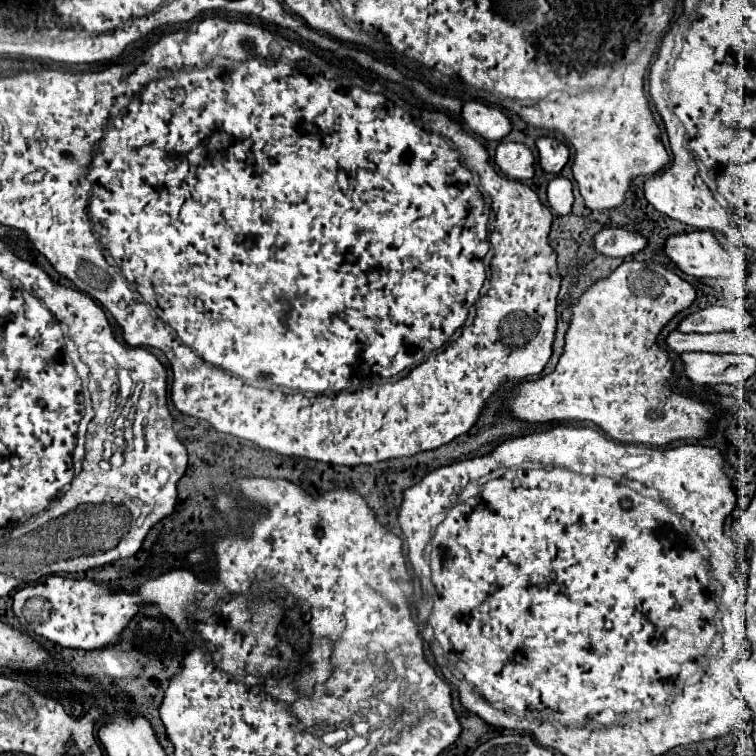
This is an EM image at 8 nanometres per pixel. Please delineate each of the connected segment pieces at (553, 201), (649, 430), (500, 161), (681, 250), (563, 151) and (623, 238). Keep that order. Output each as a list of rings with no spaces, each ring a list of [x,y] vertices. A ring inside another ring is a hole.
[[[556,176],[550,184],[548,184],[548,204],[554,212],[558,214],[570,214],[572,208],[572,184],[570,180]]]
[[[622,262],[610,276],[592,284],[572,308],[570,330],[566,332],[564,354],[552,374],[538,378],[534,382],[524,382],[514,390],[514,396],[506,396],[510,414],[528,422],[548,422],[548,420],[588,420],[600,426],[605,434],[624,444],[646,444],[661,447],[672,440],[682,438],[702,438],[708,434],[708,422],[716,418],[718,410],[698,402],[688,395],[674,392],[672,364],[668,354],[656,346],[656,336],[662,326],[682,308],[688,306],[684,290],[692,286],[666,270],[664,266],[648,266],[644,262]]]
[[[500,142],[494,164],[510,180],[530,180],[534,176],[534,156],[524,144]]]
[[[688,232],[688,234],[672,234],[664,240],[664,254],[670,258],[672,264],[676,264],[684,274],[696,276],[696,278],[720,278],[732,274],[736,270],[740,276],[744,276],[746,270],[746,256],[740,248],[736,248],[732,254],[728,254],[712,236],[712,232]]]
[[[550,136],[538,138],[536,148],[538,148],[538,162],[544,172],[558,174],[568,162],[568,148]]]
[[[604,228],[598,234],[594,234],[594,250],[604,256],[626,258],[640,252],[644,246],[646,246],[644,236],[628,232],[624,228]]]

